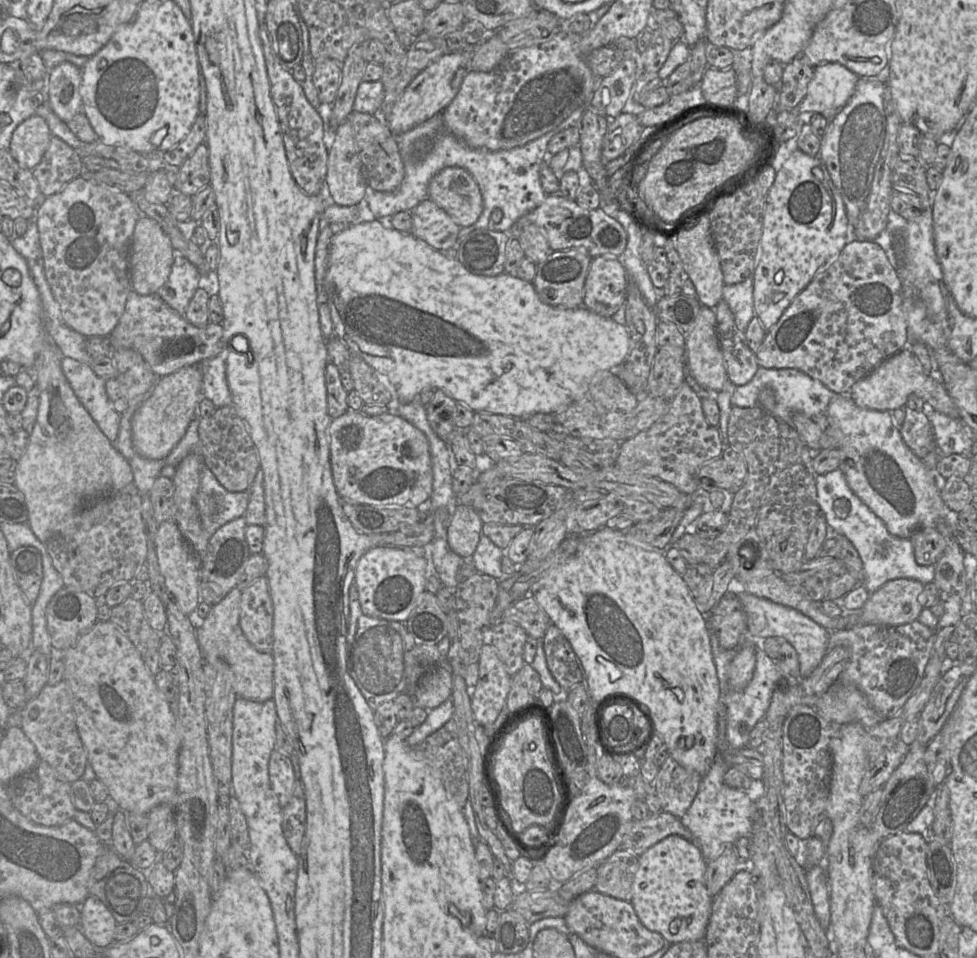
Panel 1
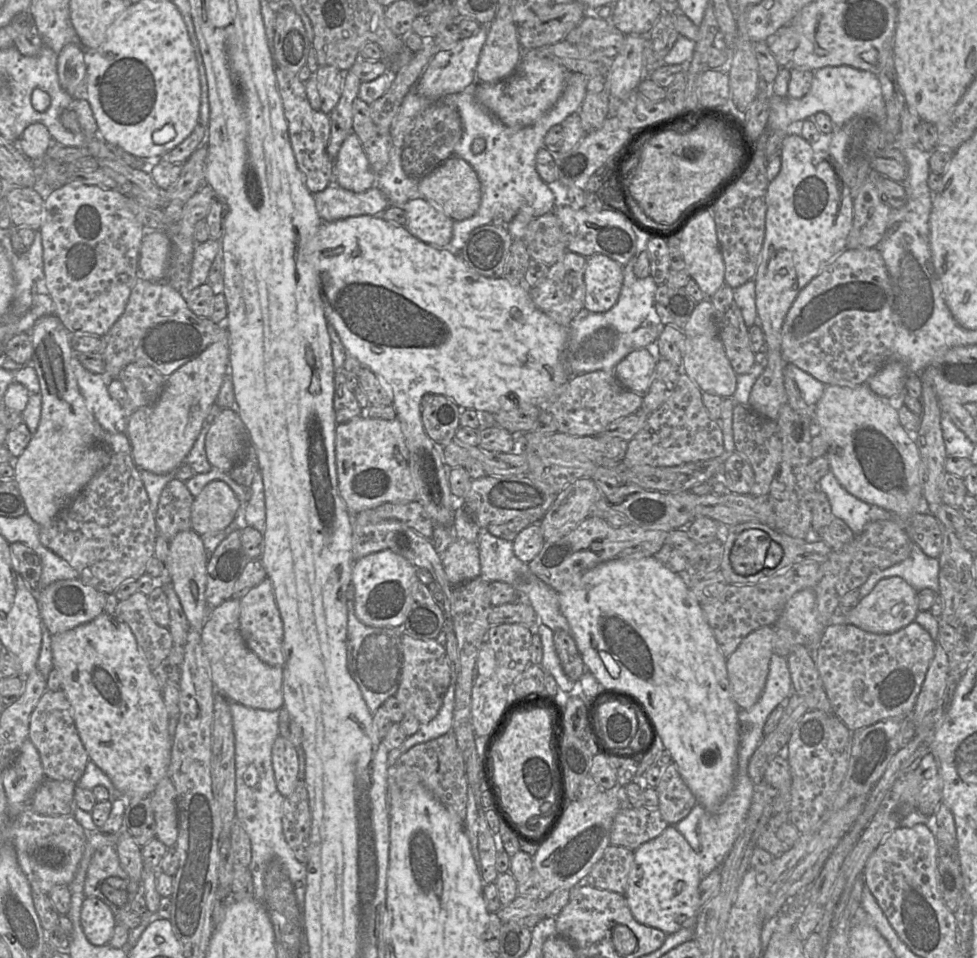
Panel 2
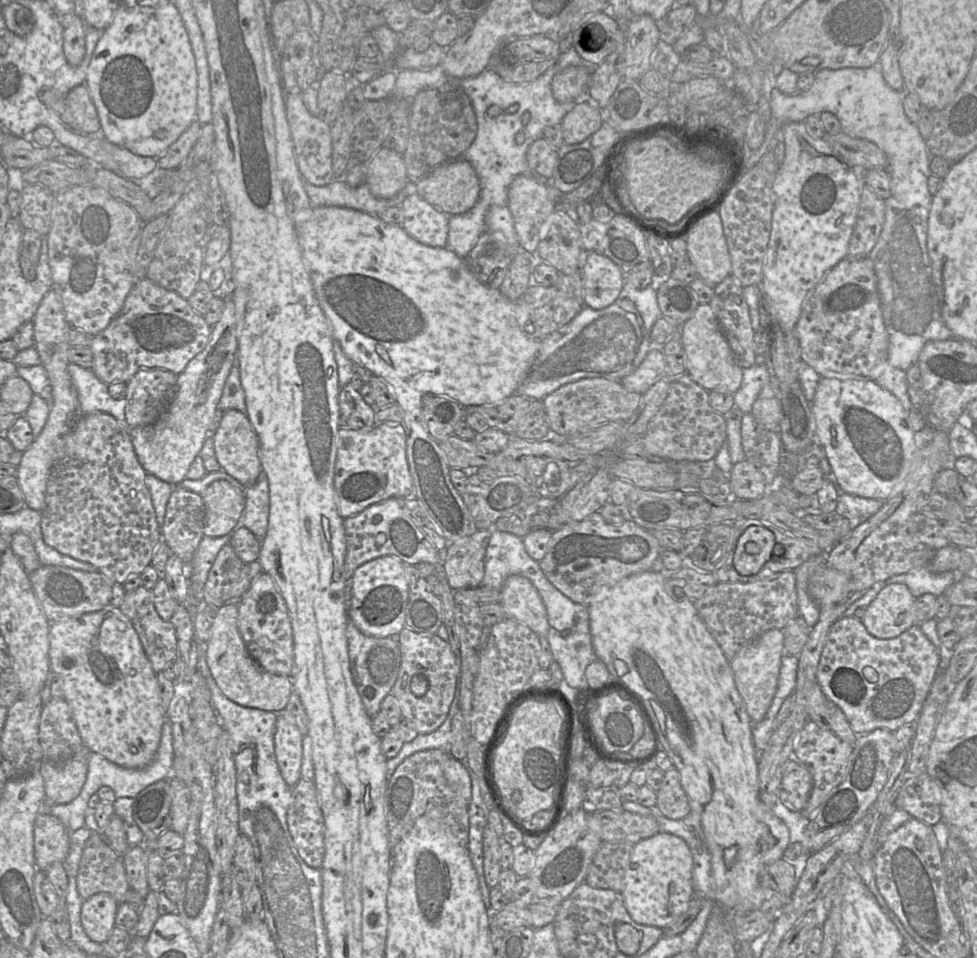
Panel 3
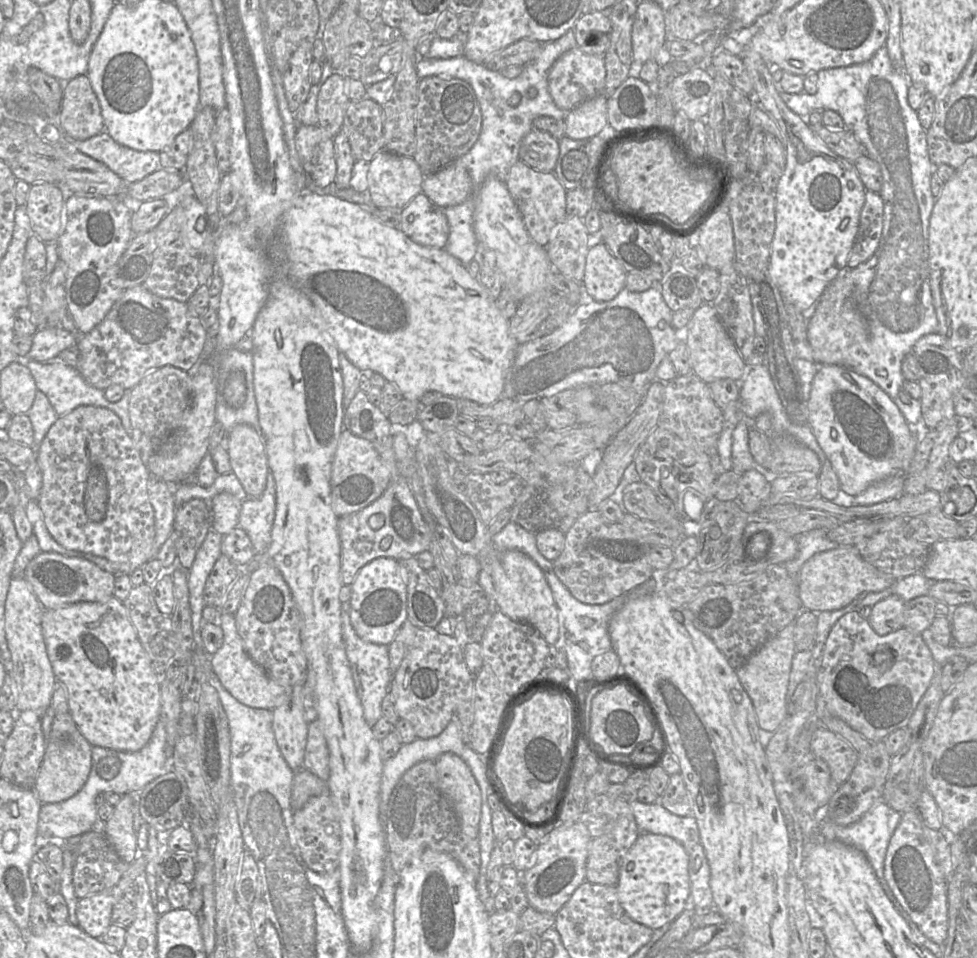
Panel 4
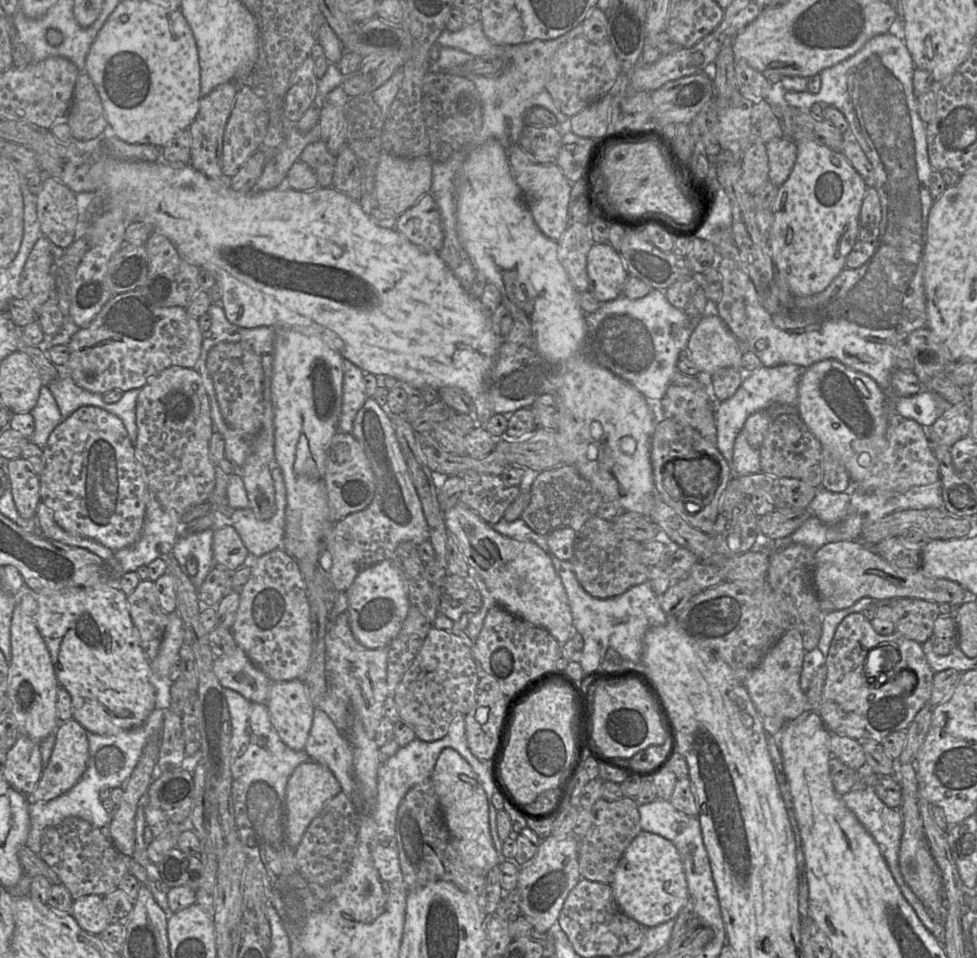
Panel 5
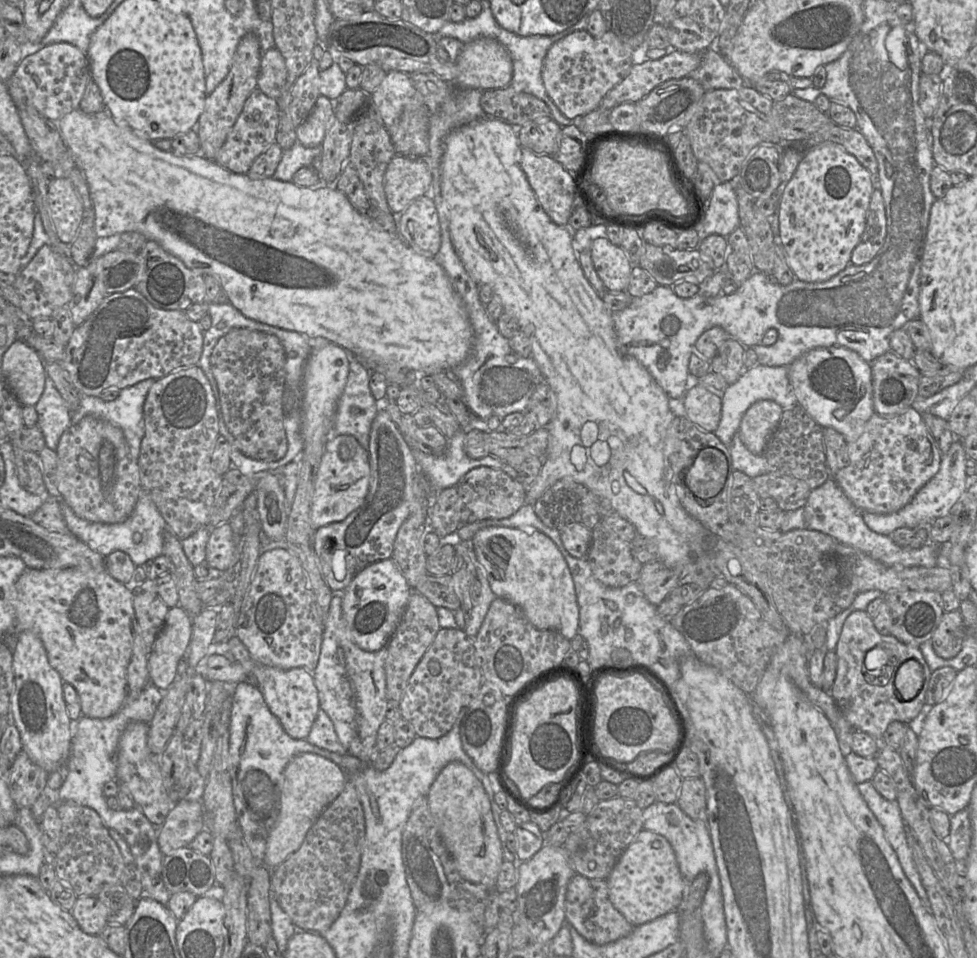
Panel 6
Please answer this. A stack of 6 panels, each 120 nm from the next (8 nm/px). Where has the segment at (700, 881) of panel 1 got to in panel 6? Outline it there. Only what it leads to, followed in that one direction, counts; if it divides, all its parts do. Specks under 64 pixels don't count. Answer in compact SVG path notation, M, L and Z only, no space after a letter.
M645 829L639 831L634 840L622 852L606 880L612 905L634 927L650 922L671 911L679 910L686 896L687 883L680 873L671 845L662 835Z

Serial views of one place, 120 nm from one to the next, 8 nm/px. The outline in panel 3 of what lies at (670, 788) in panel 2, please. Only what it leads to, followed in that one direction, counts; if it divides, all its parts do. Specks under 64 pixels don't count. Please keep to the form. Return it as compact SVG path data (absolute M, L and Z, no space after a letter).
M675 767L664 772L662 785L656 794L656 806L666 818L679 820L691 812L689 800L680 784L680 774Z

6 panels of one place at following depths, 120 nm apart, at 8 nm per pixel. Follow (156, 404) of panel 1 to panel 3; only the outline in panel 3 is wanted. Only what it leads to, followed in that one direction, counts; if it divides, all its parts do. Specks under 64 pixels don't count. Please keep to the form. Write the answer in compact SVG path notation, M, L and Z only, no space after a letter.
M232 295L224 300L222 316L212 327L208 344L178 375L176 393L167 409L153 424L129 428L135 454L143 469L172 485L178 485L186 478L190 465L199 455L209 424L218 409L226 379L237 363L241 318L238 317Z

